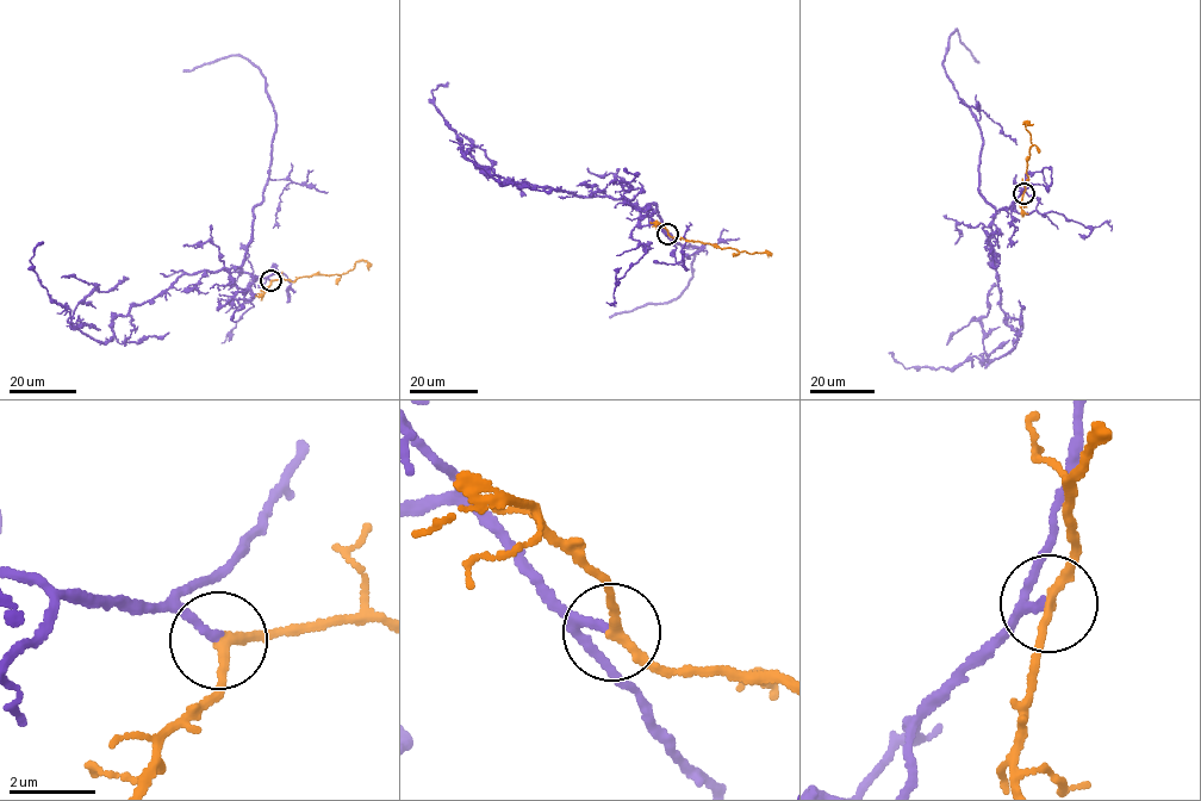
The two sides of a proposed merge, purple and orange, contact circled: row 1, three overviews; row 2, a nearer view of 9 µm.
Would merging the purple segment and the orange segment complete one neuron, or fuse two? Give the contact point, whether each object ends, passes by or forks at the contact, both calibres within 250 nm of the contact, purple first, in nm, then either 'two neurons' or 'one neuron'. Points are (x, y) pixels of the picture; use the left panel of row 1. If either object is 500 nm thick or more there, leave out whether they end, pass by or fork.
(271, 280) | purple ends | orange passes by | 180/190 nm | one neuron

